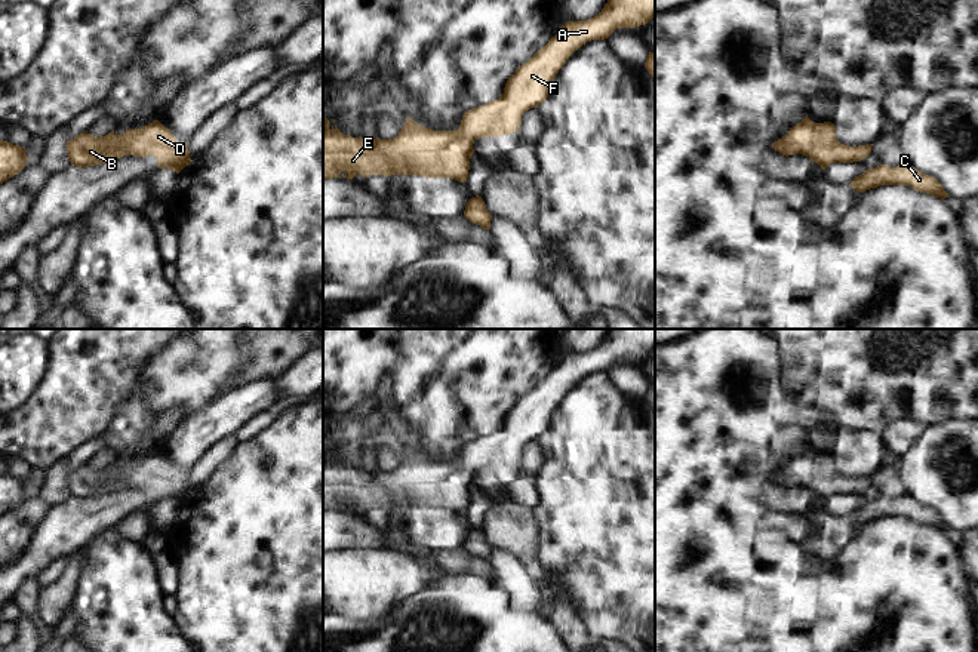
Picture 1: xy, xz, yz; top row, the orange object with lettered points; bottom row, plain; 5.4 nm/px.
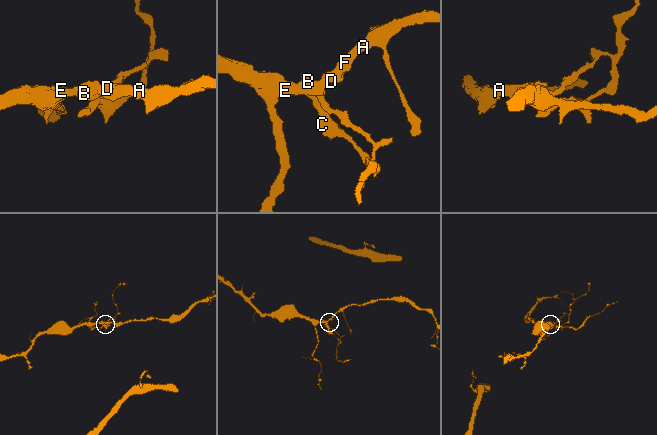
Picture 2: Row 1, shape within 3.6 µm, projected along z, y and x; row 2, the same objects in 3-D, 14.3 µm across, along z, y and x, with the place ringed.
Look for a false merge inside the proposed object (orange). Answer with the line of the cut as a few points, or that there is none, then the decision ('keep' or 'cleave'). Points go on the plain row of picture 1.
no cut | keep

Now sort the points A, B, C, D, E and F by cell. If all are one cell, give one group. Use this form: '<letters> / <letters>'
A B C D E F

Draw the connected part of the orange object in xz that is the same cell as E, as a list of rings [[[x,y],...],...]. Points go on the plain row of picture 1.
[[[609,329],[599,347],[587,353],[568,353],[559,365],[548,372],[528,394],[520,397],[507,412],[504,425],[482,439],[464,445],[458,462],[431,462],[406,449],[403,461],[393,471],[365,471],[344,467],[335,456],[329,461],[329,452],[323,448],[323,511],[348,511],[356,507],[422,507],[425,510],[450,510],[465,514],[470,502],[470,490],[474,486],[473,476],[485,468],[502,468],[519,464],[522,448],[542,436],[551,422],[551,415],[569,388],[591,372],[605,372],[616,360],[636,360],[648,356],[655,348],[655,329]]]

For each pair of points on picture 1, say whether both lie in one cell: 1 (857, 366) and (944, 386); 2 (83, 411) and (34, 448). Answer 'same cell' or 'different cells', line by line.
1: same cell
2: same cell

